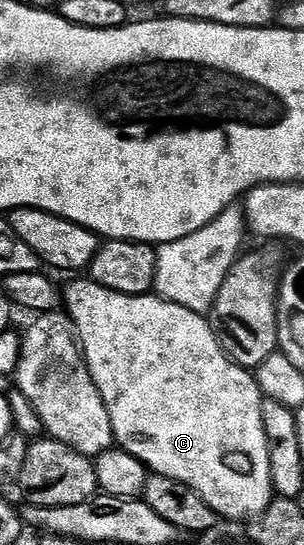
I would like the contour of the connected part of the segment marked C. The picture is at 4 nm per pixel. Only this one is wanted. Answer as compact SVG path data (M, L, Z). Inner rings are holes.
M89 280L74 282L70 287L65 287L64 310L74 322L76 337L81 345L82 354L86 358L86 367L88 372L92 372L92 380L96 380L96 388L108 408L115 443L132 456L139 458L147 471L163 474L172 480L180 480L180 484L188 484L193 490L200 492L200 496L204 496L204 504L208 504L208 508L216 511L219 519L249 520L258 514L263 514L270 501L276 497L272 484L272 472L268 464L268 440L264 436L264 420L260 416L260 404L264 395L258 386L257 377L247 367L237 366L222 351L219 335L214 335L213 328L206 323L207 319L180 304L166 302L153 293L121 294Z

